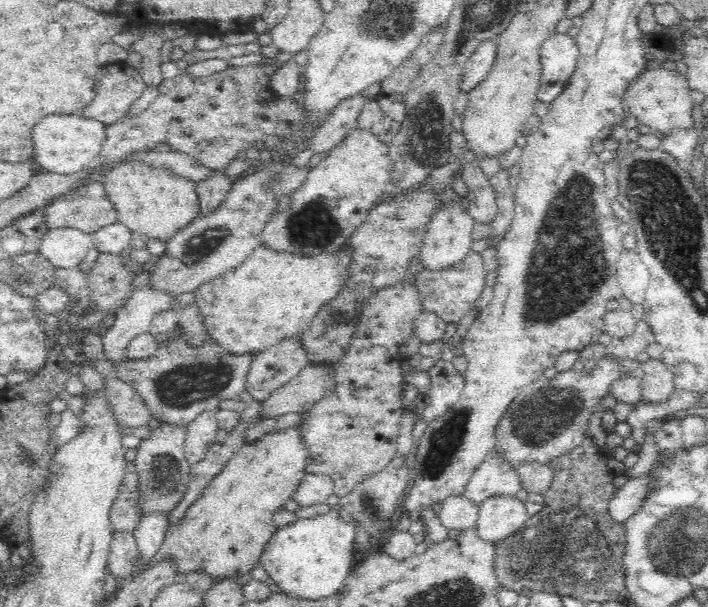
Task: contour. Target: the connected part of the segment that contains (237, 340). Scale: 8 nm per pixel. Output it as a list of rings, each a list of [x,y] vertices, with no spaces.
[[[262,243],[238,268],[206,280],[194,291],[207,334],[234,354],[261,351],[288,336],[300,337],[325,304],[334,300],[345,287],[350,278],[350,263],[350,246],[342,246],[342,250],[332,254],[306,256],[274,252]]]

